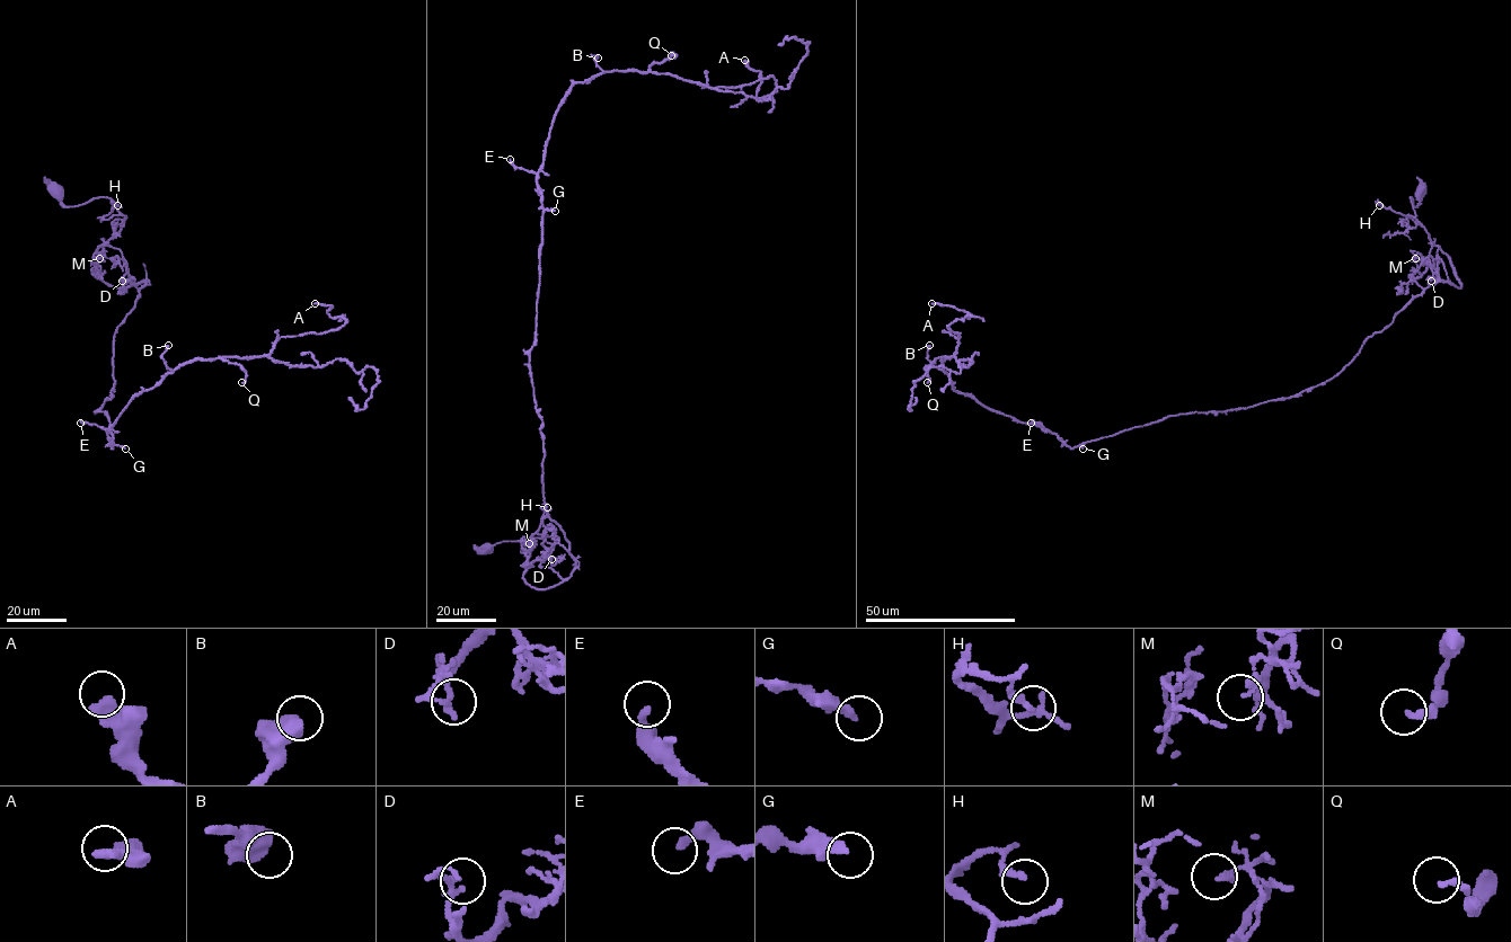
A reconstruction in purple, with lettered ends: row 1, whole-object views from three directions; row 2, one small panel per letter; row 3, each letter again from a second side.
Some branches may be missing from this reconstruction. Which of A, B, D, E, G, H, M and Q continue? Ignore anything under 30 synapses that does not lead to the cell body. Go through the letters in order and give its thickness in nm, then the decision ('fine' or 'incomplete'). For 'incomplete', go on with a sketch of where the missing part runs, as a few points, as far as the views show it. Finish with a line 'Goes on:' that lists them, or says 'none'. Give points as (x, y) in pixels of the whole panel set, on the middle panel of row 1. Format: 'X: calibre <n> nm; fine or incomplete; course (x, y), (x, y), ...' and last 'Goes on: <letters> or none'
A: calibre 400 nm; fine
B: calibre 650 nm; fine
D: calibre 90 nm; fine
E: calibre 280 nm; fine
G: calibre 300 nm; fine
H: calibre 220 nm; fine
M: calibre 120 nm; fine
Q: calibre 240 nm; fine
Goes on: none

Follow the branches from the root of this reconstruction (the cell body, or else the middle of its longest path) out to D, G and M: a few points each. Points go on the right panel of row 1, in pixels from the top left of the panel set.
D: (1421, 192), (1415, 206), (1410, 200), (1415, 219), (1430, 241), (1430, 269), (1437, 276), (1431, 281)
G: (1421, 192), (1415, 219), (1460, 287), (1430, 285), (1340, 372), (1292, 396), (1167, 416), (1083, 449)
M: (1421, 192), (1415, 206), (1410, 200), (1415, 219), (1439, 248), (1438, 267), (1434, 269), (1417, 252), (1415, 258)

